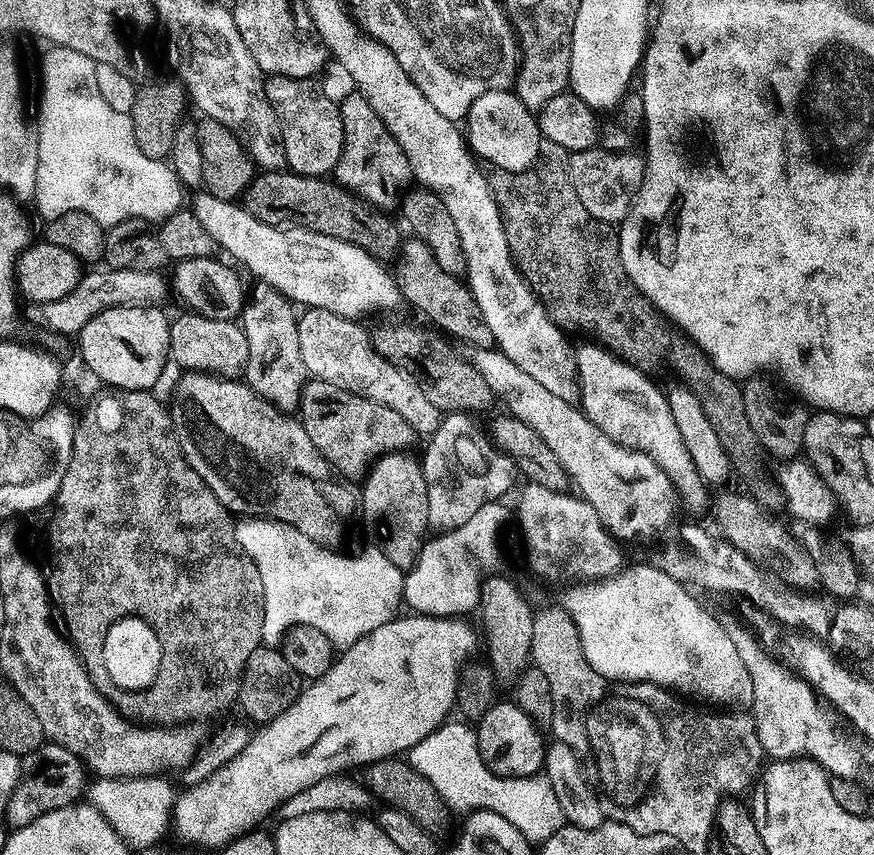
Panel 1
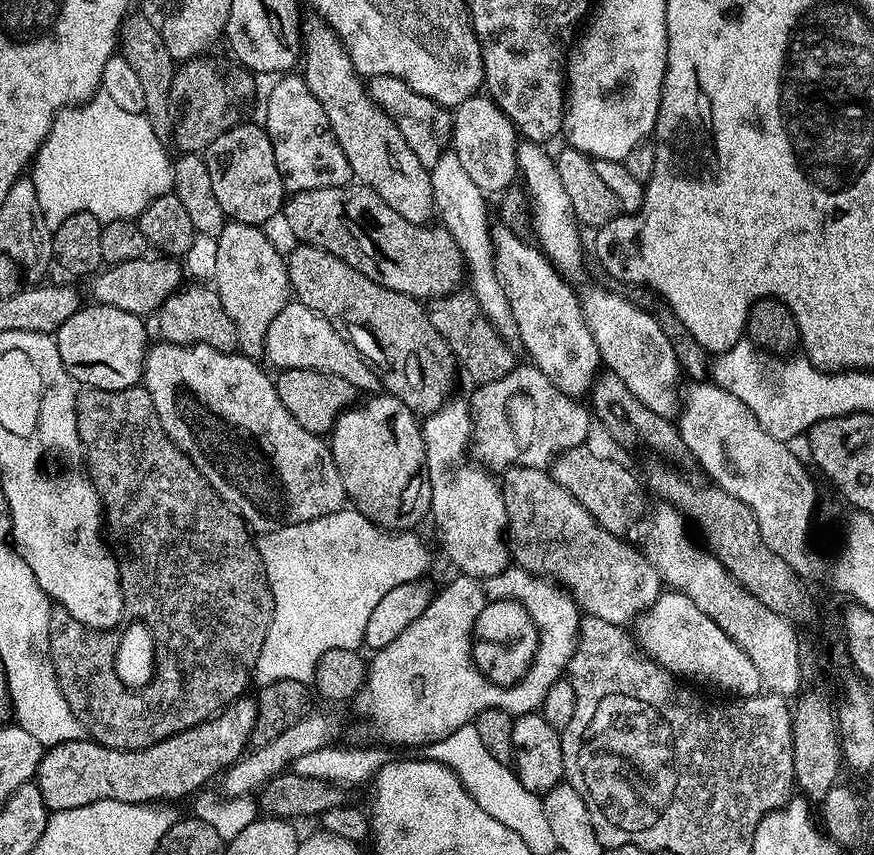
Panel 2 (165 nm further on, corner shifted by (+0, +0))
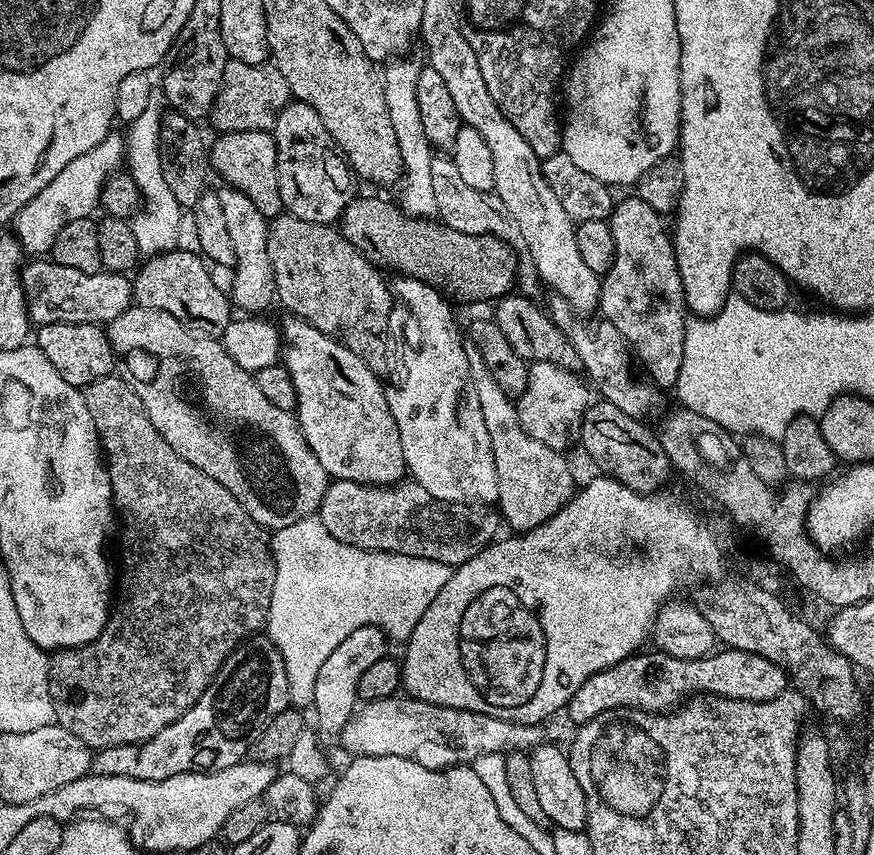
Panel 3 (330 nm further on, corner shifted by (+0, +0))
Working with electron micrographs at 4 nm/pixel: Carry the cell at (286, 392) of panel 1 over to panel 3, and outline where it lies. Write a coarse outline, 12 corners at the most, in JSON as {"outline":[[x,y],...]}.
{"outline":[[215,189],[234,242],[230,300],[260,314],[276,300],[269,217],[242,190]]}

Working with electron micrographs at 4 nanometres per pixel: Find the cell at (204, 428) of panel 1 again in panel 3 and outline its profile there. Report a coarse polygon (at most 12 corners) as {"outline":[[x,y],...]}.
{"outline":[[127,308],[113,357],[170,450],[265,530],[328,489],[219,339]]}

